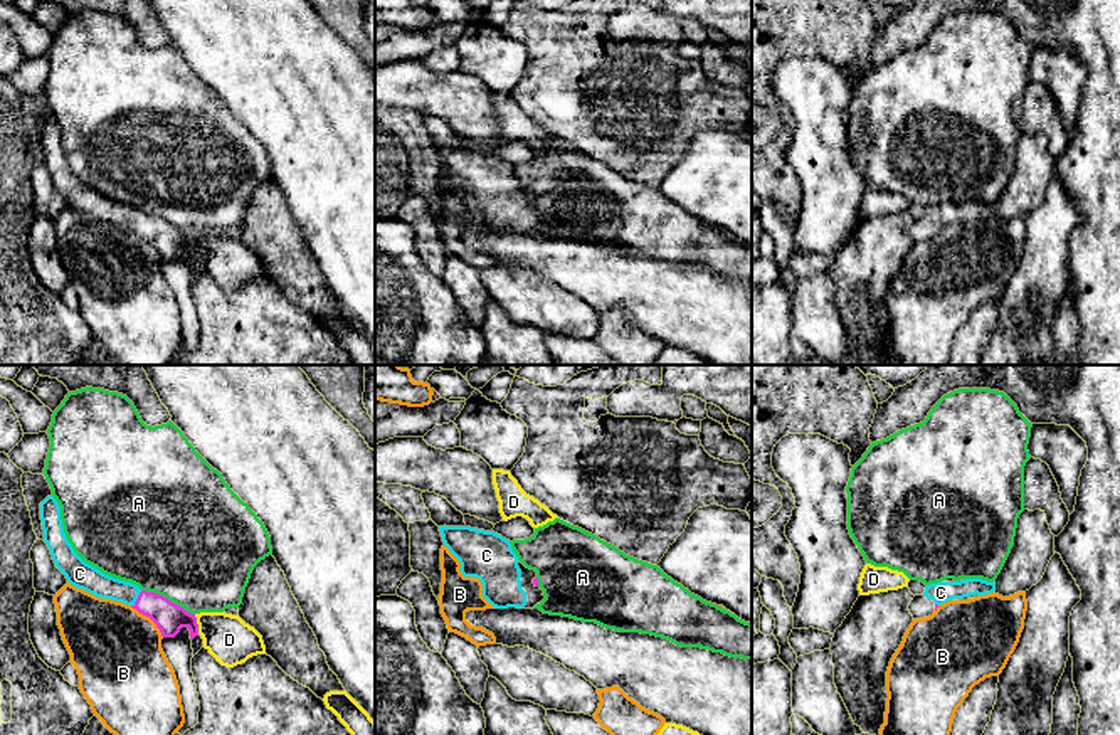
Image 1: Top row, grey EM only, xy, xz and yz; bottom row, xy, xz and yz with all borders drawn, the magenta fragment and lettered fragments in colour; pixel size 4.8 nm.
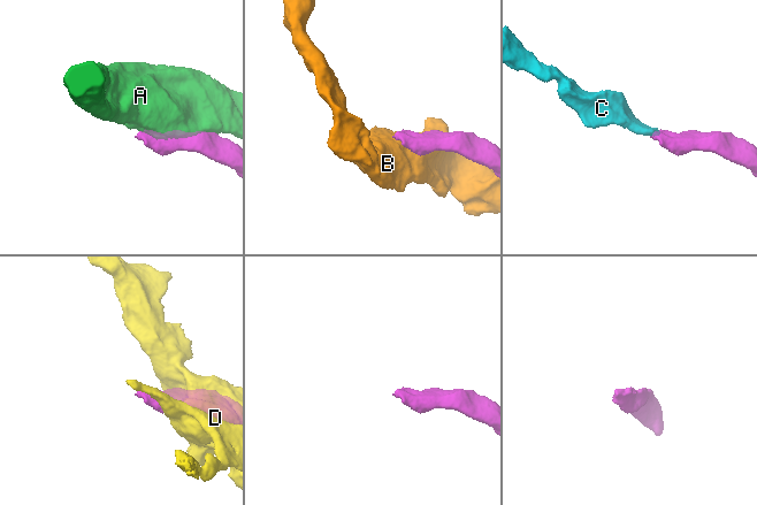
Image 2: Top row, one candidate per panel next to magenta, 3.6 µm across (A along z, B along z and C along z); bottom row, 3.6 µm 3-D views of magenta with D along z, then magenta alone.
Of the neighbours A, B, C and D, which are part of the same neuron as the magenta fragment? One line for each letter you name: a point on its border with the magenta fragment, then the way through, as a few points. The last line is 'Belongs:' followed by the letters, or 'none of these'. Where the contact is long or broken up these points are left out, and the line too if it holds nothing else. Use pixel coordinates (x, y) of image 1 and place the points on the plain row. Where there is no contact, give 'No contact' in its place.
C: Touches magenta at xy (137, 222). Path across: xy (169, 241), (157, 231), (137, 222), (89, 202)
Belongs: C

